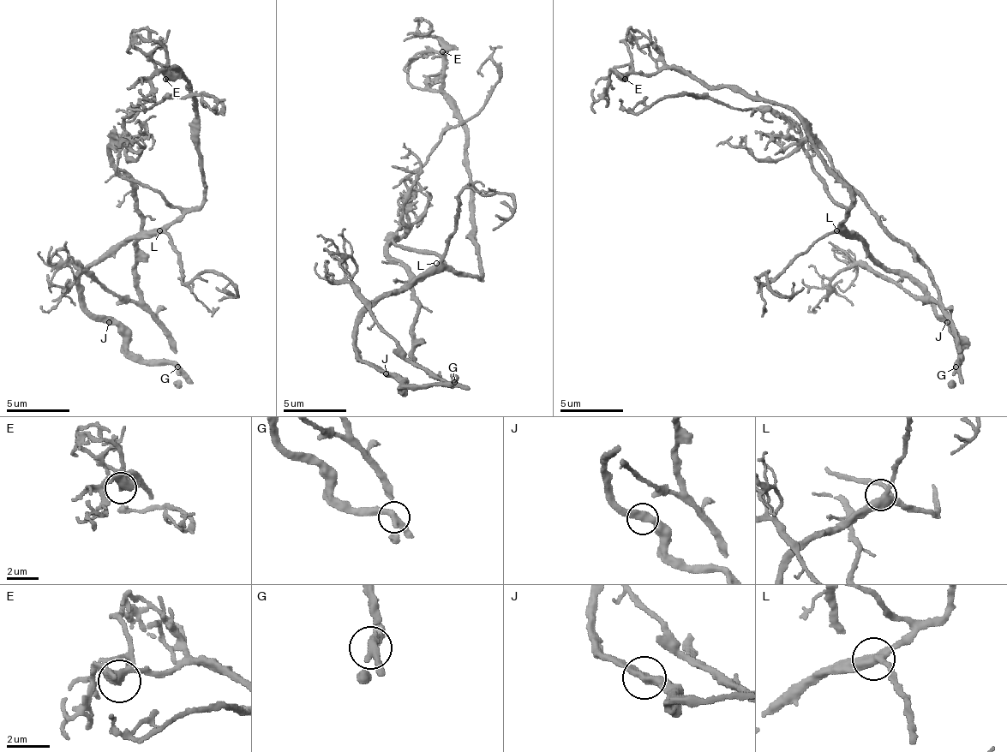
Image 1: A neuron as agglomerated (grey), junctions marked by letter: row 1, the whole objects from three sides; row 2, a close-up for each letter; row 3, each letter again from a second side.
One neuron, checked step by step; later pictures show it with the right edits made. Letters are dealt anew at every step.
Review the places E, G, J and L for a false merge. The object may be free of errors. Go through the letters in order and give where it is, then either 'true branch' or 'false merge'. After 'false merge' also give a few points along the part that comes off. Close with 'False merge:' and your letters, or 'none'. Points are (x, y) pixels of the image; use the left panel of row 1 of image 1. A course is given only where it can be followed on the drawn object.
E: at (165, 79); true branch
G: at (177, 367); false merge; foreign part runs (178, 367), (137, 275), (137, 187), (112, 155), (124, 136), (128, 158), (143, 142), (115, 146)
J: at (109, 322); true branch
L: at (159, 230); true branch
False merge: G

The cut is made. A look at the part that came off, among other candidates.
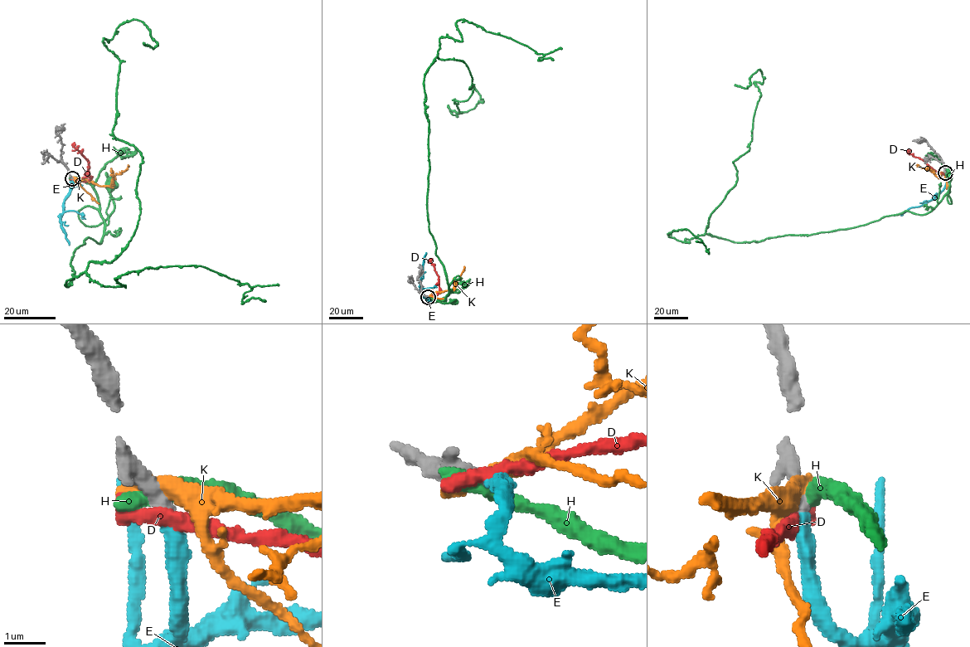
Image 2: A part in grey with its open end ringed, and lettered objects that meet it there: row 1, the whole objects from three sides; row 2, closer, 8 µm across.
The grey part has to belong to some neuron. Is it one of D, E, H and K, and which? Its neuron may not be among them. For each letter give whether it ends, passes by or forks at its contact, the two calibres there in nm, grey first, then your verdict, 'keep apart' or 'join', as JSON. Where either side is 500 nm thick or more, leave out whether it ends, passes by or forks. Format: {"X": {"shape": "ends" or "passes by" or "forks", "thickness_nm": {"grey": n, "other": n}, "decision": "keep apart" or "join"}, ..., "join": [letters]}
{"D": {"shape": "ends", "thickness_nm": {"grey": 360, "other": 460}, "decision": "keep apart"}, "E": {"shape": "ends", "thickness_nm": {"grey": 360, "other": 380}, "decision": "join"}, "H": {"thickness_nm": {"grey": 400, "other": 550}, "decision": "keep apart"}, "K": {"thickness_nm": {"grey": 440, "other": 500}, "decision": "keep apart"}, "join": ["E"]}

